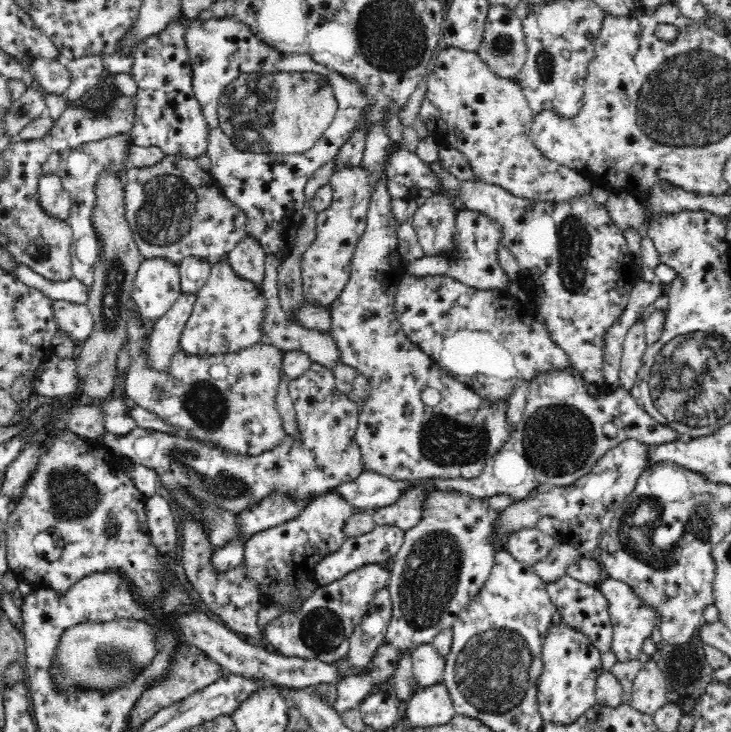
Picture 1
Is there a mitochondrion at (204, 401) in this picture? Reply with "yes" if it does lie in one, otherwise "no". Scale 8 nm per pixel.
yes

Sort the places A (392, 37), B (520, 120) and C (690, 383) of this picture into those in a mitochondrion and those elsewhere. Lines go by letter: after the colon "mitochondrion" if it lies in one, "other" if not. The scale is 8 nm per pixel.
A: mitochondrion
B: other
C: mitochondrion

